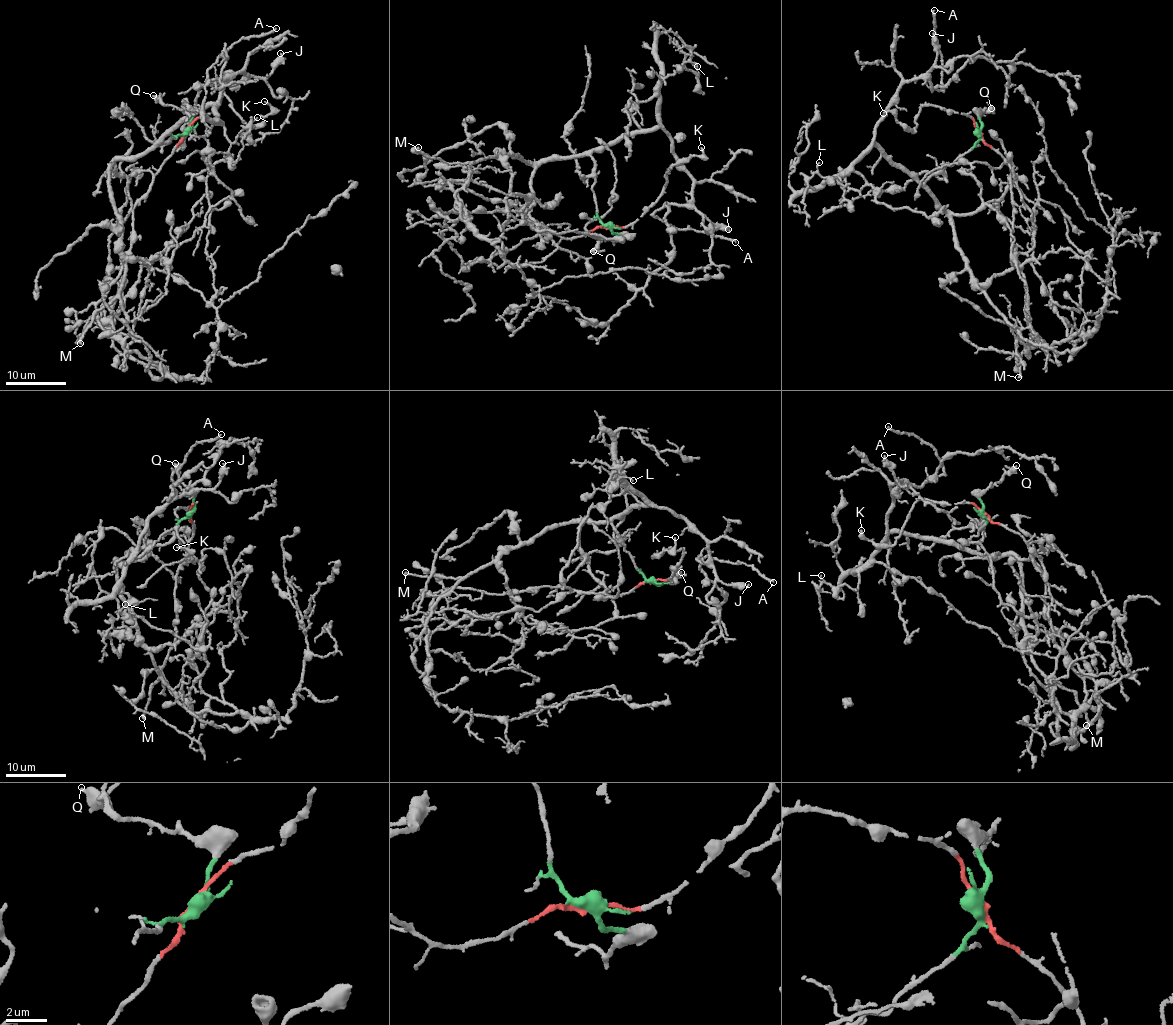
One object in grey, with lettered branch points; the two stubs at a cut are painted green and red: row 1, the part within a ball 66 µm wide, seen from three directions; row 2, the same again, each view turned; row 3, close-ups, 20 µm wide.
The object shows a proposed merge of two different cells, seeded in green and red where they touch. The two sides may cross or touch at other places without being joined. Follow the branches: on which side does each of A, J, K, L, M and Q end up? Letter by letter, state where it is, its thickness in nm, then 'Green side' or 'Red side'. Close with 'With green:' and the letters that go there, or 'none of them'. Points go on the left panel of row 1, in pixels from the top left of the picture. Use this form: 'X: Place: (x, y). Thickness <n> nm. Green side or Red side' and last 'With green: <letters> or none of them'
A: Place: (276, 28). Thickness 190 nm. Green side
J: Place: (280, 53). Thickness 180 nm. Green side
K: Place: (264, 101). Thickness 160 nm. Red side
L: Place: (257, 117). Thickness 130 nm. Green side
M: Place: (80, 343). Thickness 320 nm. Green side
Q: Place: (153, 95). Thickness 440 nm. Green side
With green: A, J, L, M, Q

